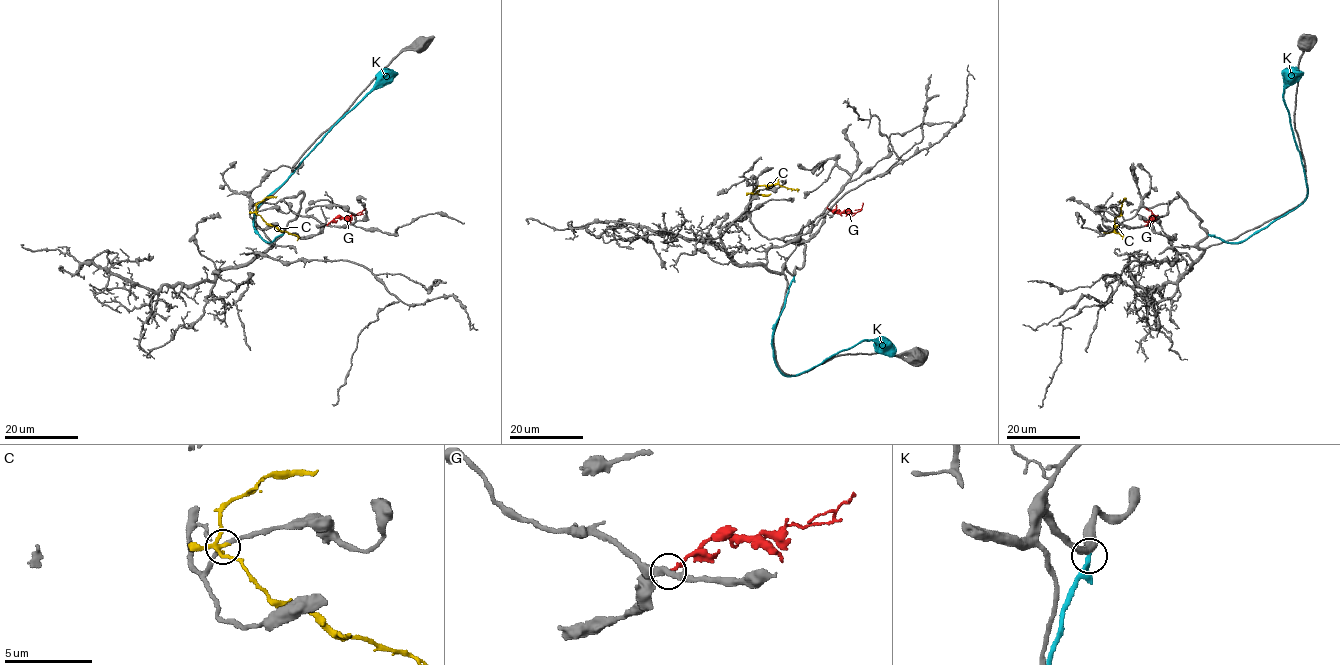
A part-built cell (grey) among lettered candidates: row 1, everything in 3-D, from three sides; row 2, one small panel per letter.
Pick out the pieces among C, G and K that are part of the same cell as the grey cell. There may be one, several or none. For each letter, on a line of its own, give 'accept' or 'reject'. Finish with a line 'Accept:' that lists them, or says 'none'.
C: reject
G: reject
K: reject
Accept: none

